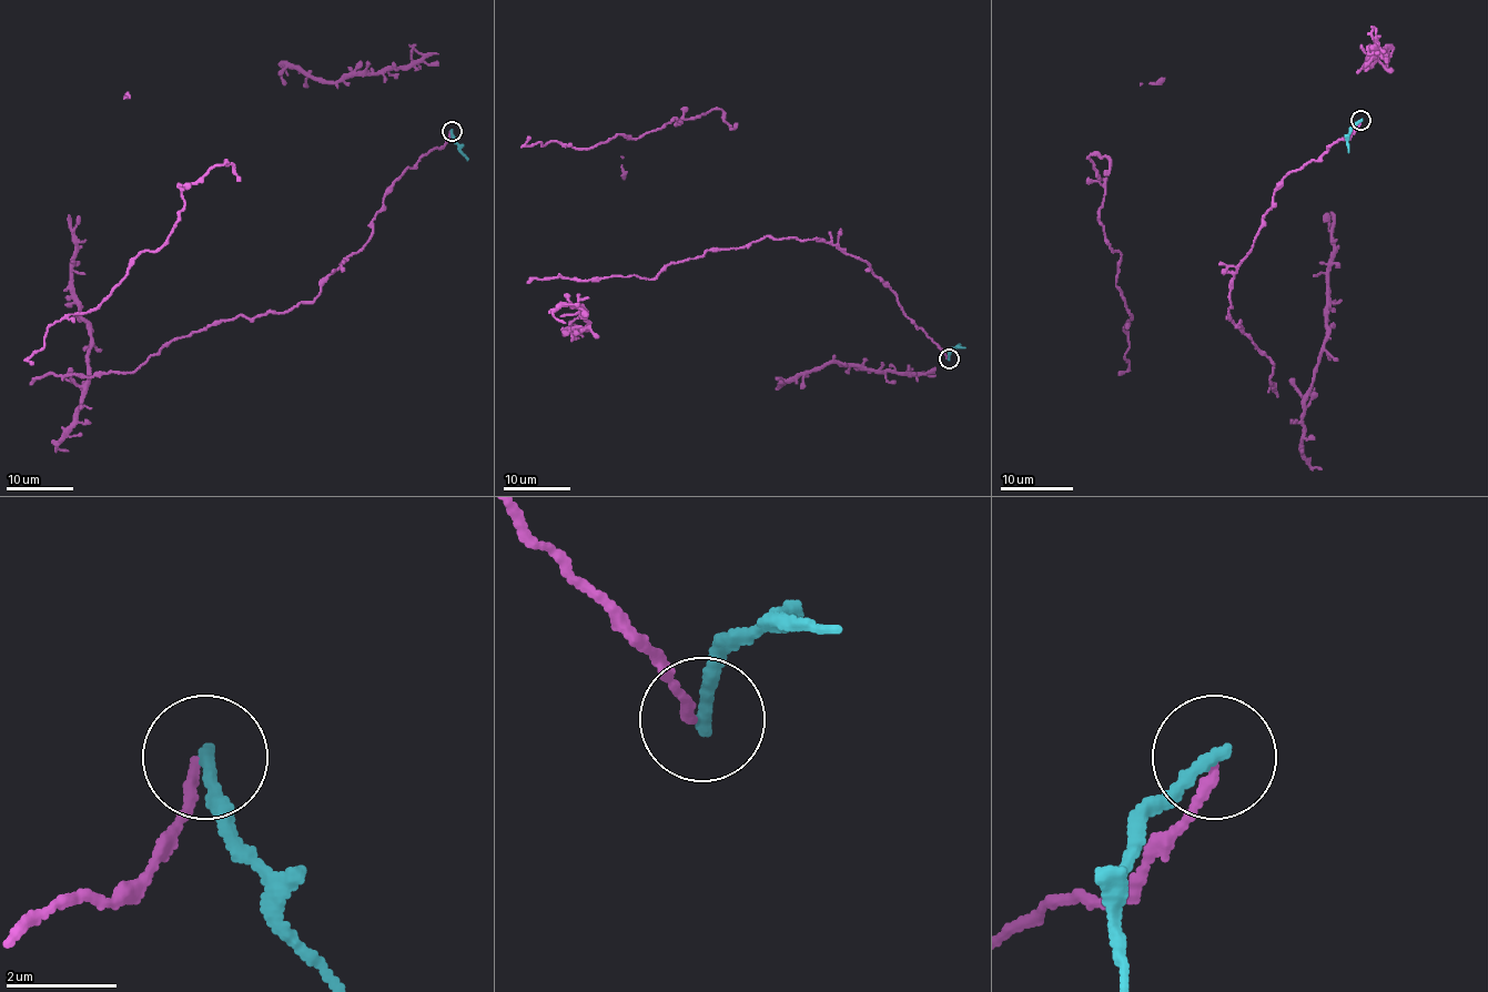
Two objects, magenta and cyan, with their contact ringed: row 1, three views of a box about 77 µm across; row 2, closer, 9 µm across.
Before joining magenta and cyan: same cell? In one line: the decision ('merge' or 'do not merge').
do not merge

